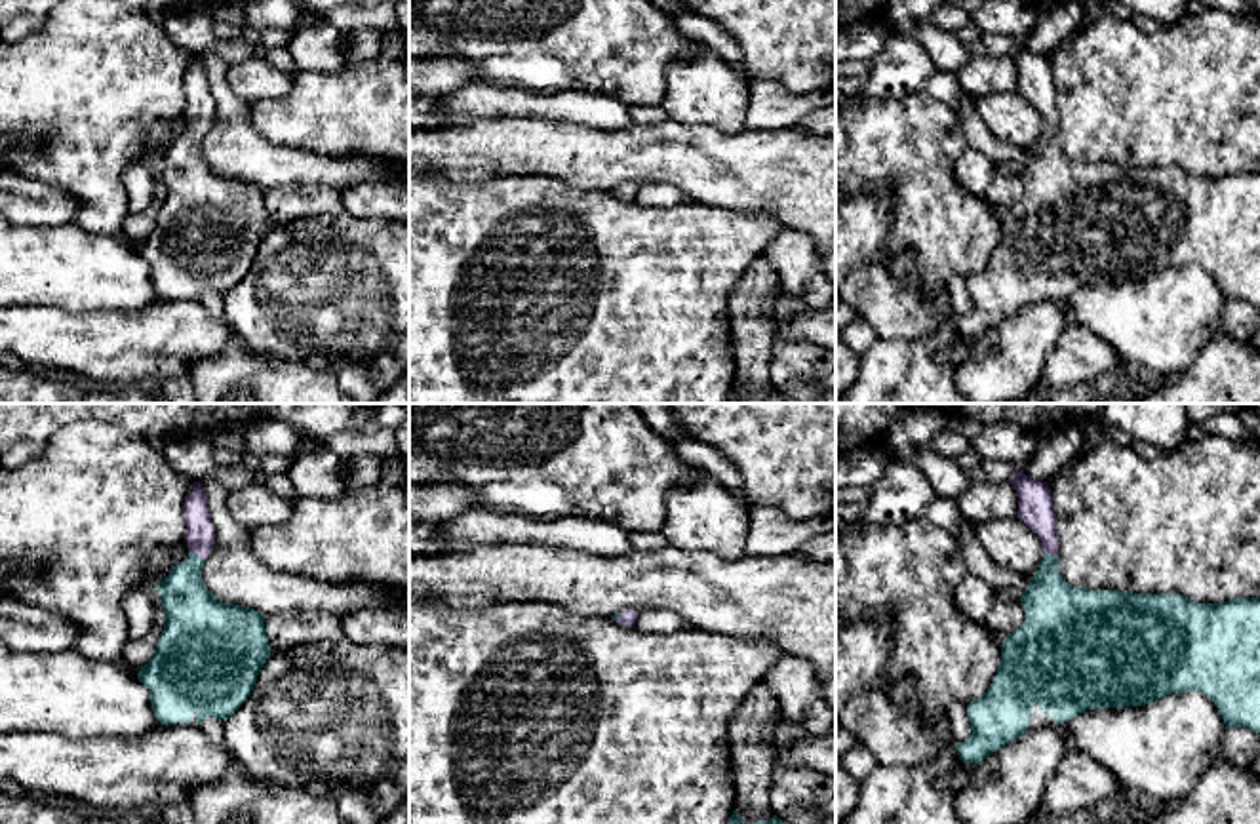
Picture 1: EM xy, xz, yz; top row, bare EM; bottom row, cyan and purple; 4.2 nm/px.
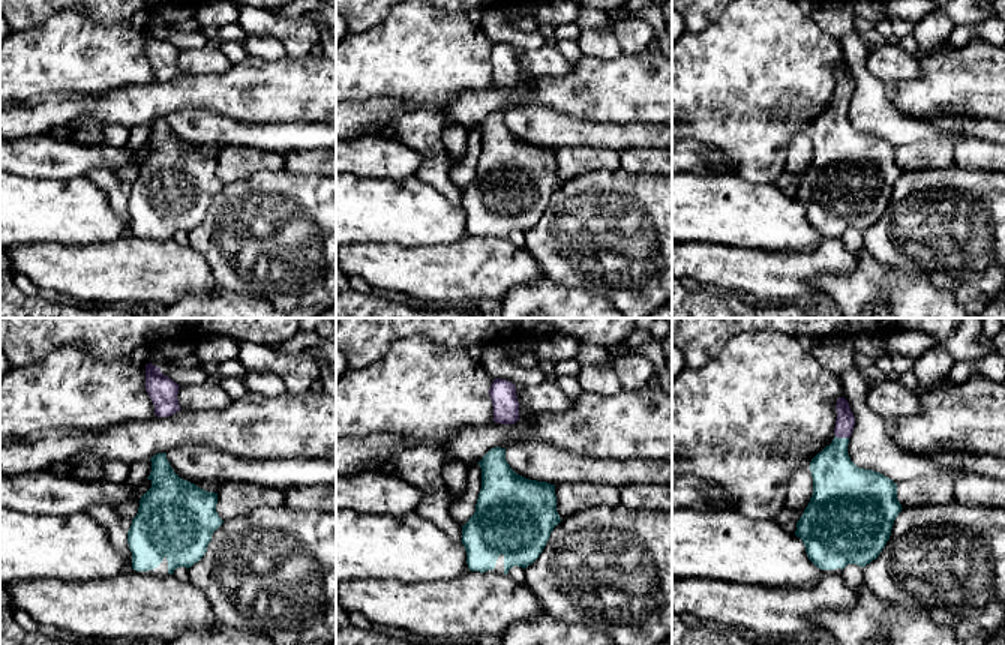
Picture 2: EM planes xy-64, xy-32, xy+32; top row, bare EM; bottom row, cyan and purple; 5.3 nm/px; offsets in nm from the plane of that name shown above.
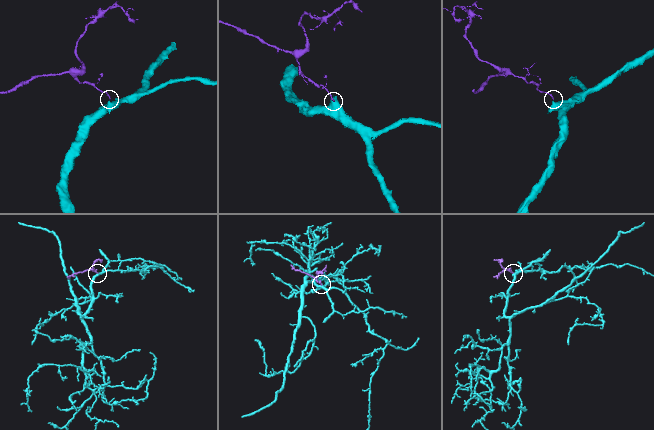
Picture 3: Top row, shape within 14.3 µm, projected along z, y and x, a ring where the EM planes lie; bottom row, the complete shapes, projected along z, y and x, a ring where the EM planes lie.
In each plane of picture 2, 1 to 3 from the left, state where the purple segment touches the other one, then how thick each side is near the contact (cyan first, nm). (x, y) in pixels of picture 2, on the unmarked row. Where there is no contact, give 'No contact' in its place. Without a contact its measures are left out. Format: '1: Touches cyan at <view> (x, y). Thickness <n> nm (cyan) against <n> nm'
1: No contact
2: No contact
3: Touches cyan at xy+32 (842, 102). Thickness 280 nm (cyan) against 100 nm

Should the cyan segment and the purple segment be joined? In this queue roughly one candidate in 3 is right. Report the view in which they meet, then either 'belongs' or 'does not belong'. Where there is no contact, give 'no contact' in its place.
meets cyan in xy; belongs

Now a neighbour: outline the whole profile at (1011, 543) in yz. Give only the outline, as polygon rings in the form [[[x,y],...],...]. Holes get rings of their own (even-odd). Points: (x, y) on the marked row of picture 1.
[[[1018,518],[975,523],[975,531],[994,563],[1020,575],[1039,569],[1043,544]]]

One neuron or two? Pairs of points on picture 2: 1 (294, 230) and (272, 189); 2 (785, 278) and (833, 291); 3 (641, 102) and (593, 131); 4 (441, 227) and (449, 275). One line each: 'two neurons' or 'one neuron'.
1: one neuron
2: two neurons
3: two neurons
4: two neurons

